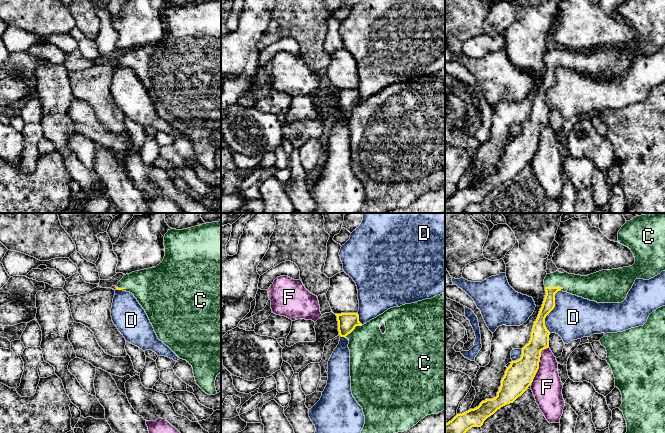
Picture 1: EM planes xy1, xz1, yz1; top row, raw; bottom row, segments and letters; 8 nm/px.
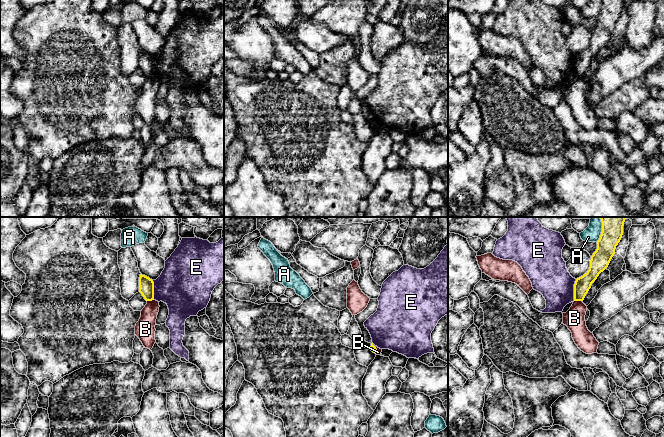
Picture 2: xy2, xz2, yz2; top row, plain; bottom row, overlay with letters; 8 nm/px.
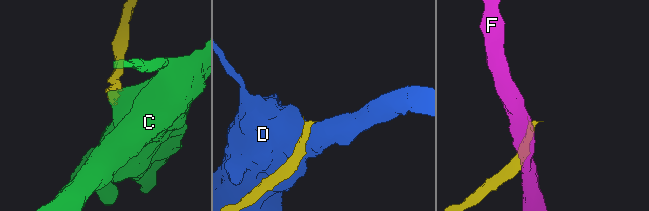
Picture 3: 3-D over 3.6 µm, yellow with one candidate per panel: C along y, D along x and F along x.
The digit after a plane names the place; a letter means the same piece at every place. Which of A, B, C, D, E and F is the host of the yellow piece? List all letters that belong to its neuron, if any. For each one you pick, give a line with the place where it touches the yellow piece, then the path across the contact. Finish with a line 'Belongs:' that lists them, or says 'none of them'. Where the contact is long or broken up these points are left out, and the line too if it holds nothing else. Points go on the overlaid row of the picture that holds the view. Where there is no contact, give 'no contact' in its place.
C: contact yz1 (554, 287); way yz1 (548, 305), (550, 291), (554, 287), (582, 286)
Belongs: C

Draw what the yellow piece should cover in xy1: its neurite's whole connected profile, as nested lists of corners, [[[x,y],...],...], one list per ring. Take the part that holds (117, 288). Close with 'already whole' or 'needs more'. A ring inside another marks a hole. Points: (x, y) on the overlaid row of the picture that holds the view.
[[[221,221],[176,230],[170,229],[164,236],[165,256],[156,267],[126,274],[116,285],[117,290],[130,292],[145,310],[160,341],[168,346],[180,359],[186,360],[193,368],[196,384],[208,395],[217,394],[215,380],[221,372]]]; needs more

